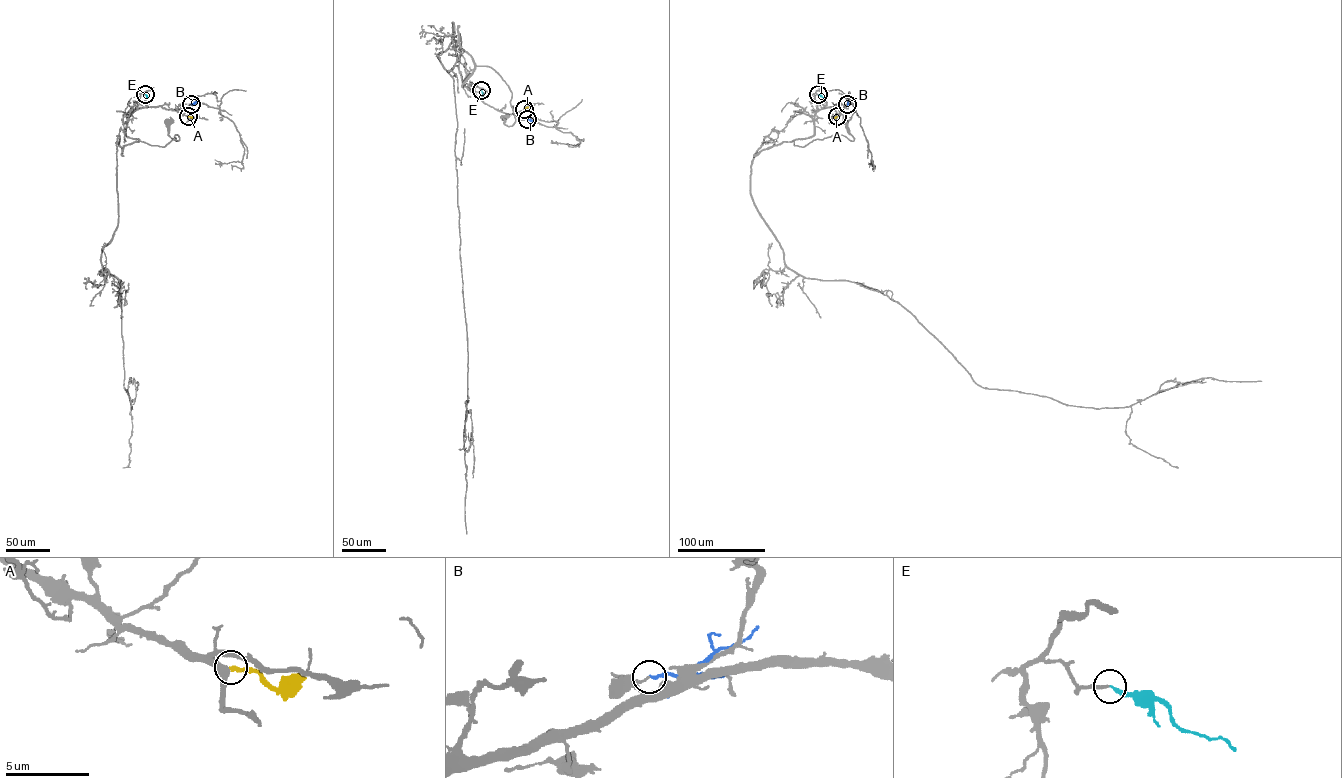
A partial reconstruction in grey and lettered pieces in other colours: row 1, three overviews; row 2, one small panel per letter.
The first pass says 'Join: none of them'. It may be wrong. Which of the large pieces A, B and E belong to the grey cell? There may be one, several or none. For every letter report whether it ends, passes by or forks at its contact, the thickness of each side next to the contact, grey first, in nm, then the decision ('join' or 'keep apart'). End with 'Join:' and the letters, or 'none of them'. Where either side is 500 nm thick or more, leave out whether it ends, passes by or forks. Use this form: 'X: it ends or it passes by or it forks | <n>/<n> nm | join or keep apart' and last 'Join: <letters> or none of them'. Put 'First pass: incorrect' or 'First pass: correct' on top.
First pass: incorrect
A: it ends | 360/240 nm | keep apart
B: it ends | 110/180 nm | keep apart
E: it ends | 170/170 nm | join
Join: E

